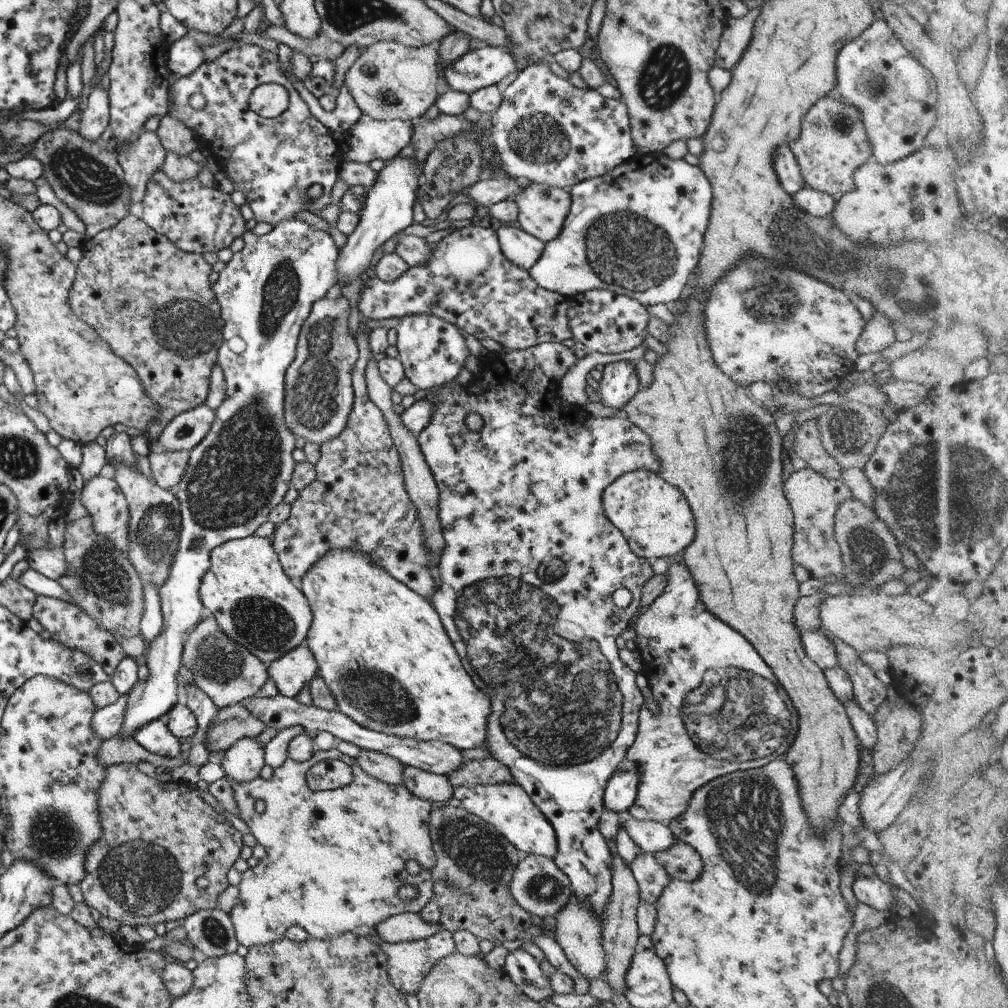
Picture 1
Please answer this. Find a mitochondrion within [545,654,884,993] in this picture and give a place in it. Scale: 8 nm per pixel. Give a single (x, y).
(732, 714)

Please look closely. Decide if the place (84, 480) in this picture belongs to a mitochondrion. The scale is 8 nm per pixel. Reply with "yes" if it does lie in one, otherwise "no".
no

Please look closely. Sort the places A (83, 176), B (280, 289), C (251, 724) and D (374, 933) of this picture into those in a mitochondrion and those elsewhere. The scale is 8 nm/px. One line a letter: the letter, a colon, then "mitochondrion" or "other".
A: mitochondrion
B: mitochondrion
C: other
D: other

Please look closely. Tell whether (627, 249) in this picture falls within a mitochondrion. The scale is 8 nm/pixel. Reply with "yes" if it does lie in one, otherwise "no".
yes

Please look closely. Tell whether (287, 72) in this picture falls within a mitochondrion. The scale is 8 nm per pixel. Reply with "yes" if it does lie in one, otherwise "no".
no

